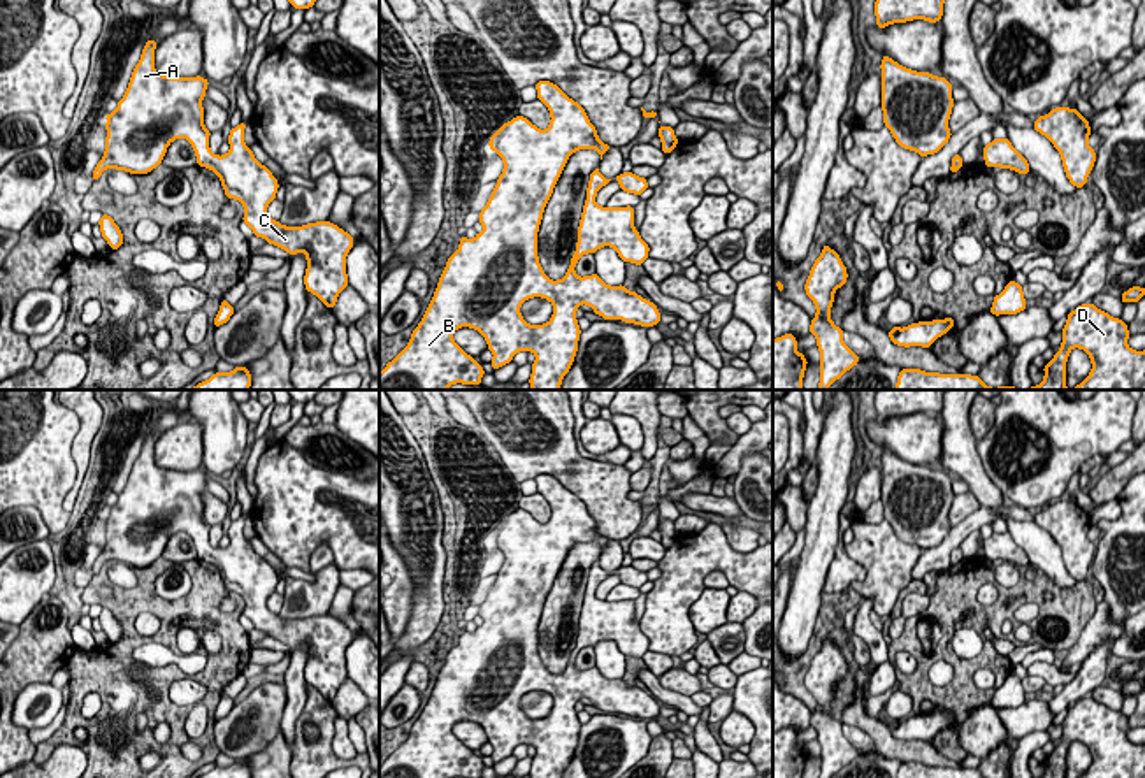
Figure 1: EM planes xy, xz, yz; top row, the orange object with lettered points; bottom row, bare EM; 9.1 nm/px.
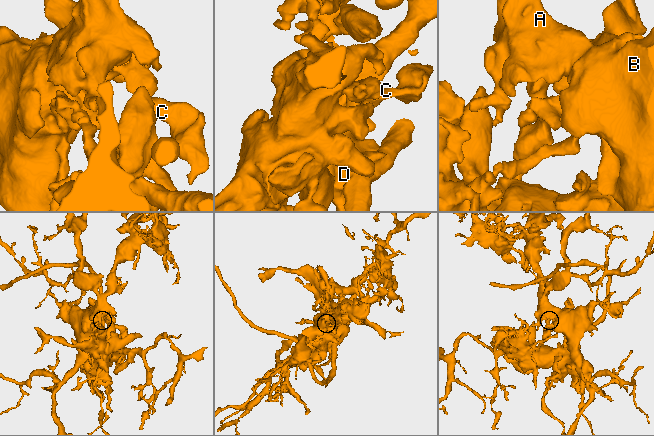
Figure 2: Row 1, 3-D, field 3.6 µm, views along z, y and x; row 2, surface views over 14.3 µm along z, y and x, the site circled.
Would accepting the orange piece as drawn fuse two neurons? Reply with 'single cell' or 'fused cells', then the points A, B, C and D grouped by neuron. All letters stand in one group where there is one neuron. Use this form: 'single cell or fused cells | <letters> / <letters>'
single cell | A B C D

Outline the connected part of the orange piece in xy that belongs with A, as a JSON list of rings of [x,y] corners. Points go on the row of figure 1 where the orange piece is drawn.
[[[149,39],[126,93],[116,111],[105,116],[105,153],[93,170],[93,181],[105,169],[148,174],[162,163],[172,140],[186,139],[193,146],[197,165],[216,172],[225,195],[244,205],[242,221],[256,237],[290,255],[307,255],[306,290],[334,307],[348,286],[346,255],[353,248],[353,237],[330,221],[284,227],[270,220],[267,205],[276,198],[279,184],[246,148],[246,123],[230,130],[227,155],[212,155],[202,107],[209,81],[200,76],[184,79],[158,74],[155,49],[156,42]]]

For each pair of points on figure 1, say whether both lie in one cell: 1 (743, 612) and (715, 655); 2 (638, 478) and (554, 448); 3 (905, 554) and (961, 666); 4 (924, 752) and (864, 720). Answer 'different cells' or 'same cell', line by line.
1: same cell
2: different cells
3: different cells
4: same cell

